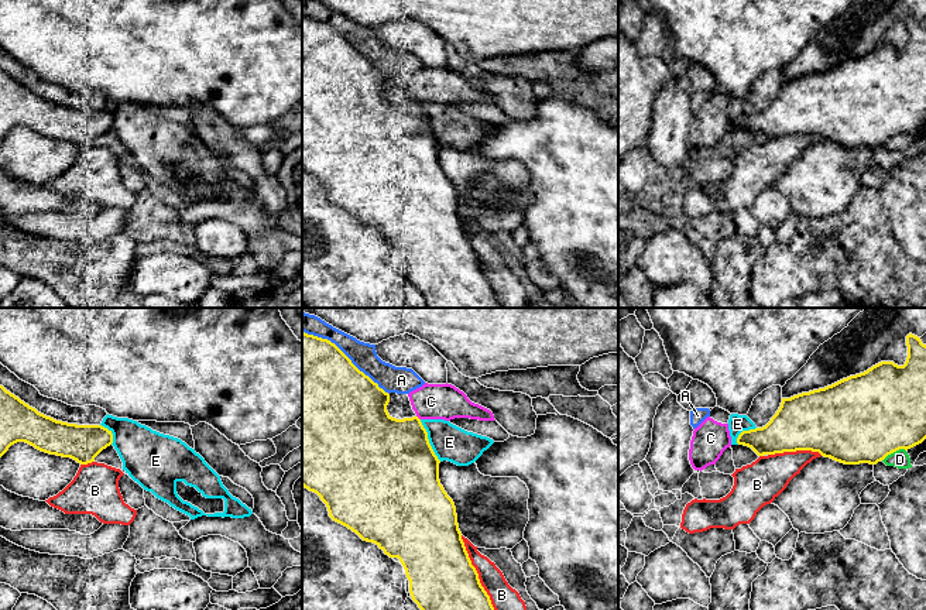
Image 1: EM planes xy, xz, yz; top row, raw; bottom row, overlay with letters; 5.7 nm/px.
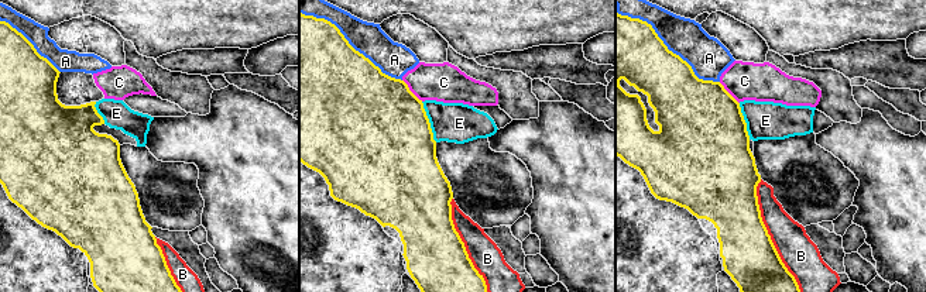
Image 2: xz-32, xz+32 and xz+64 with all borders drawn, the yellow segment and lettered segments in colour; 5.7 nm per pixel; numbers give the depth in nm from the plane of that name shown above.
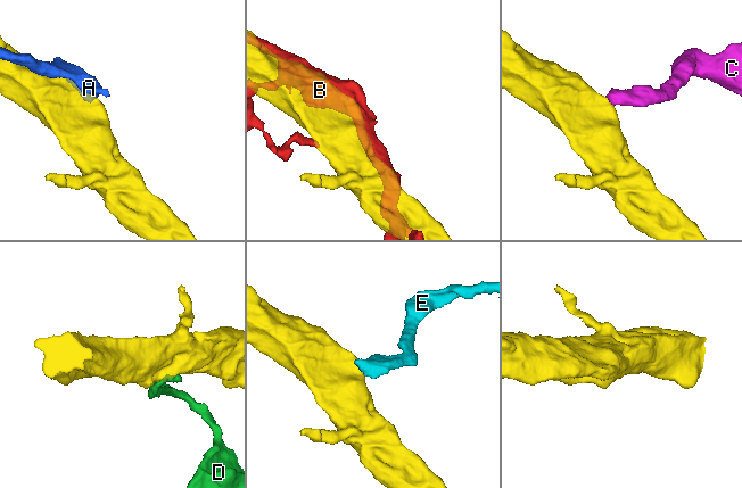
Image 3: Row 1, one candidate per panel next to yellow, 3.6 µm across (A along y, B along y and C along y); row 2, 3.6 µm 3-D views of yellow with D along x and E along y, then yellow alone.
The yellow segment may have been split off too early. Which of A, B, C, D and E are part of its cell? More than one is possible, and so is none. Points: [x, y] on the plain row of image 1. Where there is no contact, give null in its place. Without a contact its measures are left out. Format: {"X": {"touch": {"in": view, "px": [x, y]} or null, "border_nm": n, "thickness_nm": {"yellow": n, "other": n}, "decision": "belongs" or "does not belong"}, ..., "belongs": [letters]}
{"A": {"touch": {"in": "xz", "px": [346, 40]}, "border_nm": 600, "thickness_nm": {"yellow": 500, "other": 150}, "decision": "does not belong"}, "B": {"touch": {"in": "xz", "px": [479, 263]}, "border_nm": 550, "thickness_nm": {"yellow": 400, "other": 170}, "decision": "does not belong"}, "C": {"touch": {"in": "xz", "px": [418, 102]}, "border_nm": 40, "thickness_nm": {"yellow": 420, "other": 200}, "decision": "does not belong"}, "D": {"touch": {"in": "yz", "px": [894, 134]}, "border_nm": 150, "thickness_nm": {"yellow": 500, "other": 100}, "decision": "does not belong"}, "E": {"touch": {"in": "xz", "px": [428, 124]}, "border_nm": 260, "thickness_nm": {"yellow": 500, "other": 200}, "decision": "does not belong"}, "belongs": []}

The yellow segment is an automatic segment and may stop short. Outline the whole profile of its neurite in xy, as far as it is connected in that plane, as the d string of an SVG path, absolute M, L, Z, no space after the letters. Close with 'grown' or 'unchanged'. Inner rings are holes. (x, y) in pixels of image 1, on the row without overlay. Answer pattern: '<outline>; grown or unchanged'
M0 69L0 141L17 126L88 148L113 127L113 117L102 109L56 104Z; unchanged

